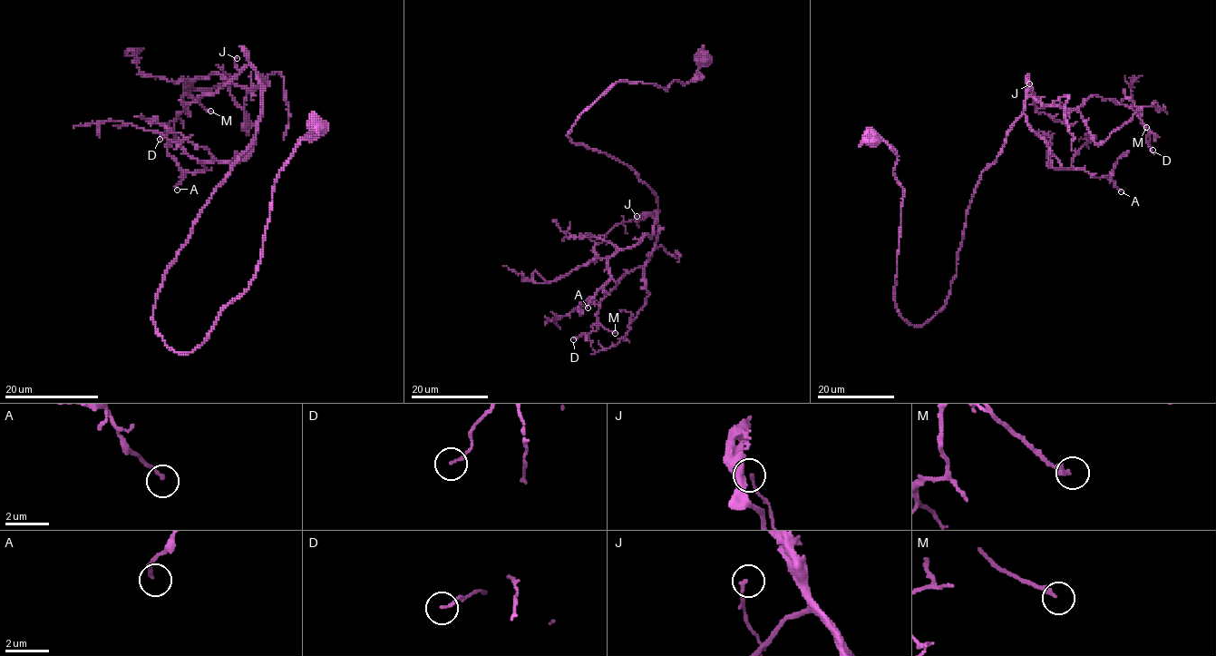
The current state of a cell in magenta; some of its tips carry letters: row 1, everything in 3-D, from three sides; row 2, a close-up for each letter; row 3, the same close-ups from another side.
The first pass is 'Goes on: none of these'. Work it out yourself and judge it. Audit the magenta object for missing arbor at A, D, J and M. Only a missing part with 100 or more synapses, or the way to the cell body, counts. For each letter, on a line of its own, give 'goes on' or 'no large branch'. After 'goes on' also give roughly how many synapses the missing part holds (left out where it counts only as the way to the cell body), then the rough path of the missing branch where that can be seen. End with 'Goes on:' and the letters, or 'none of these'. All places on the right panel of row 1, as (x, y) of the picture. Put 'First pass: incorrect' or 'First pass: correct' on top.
First pass: correct
A: no large branch
D: no large branch
J: no large branch
M: no large branch
Goes on: none of these

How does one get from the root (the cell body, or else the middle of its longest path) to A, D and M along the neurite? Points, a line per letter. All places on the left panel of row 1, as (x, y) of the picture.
A: (316, 125), (274, 184), (255, 278), (189, 353), (157, 332), (156, 294), (262, 94), (254, 149), (177, 190)
D: (316, 125), (255, 278), (189, 353), (156, 294), (265, 81), (197, 77), (160, 139)
M: (316, 125), (274, 184), (255, 278), (176, 353), (156, 294), (254, 138), (265, 81), (197, 77), (210, 111)

